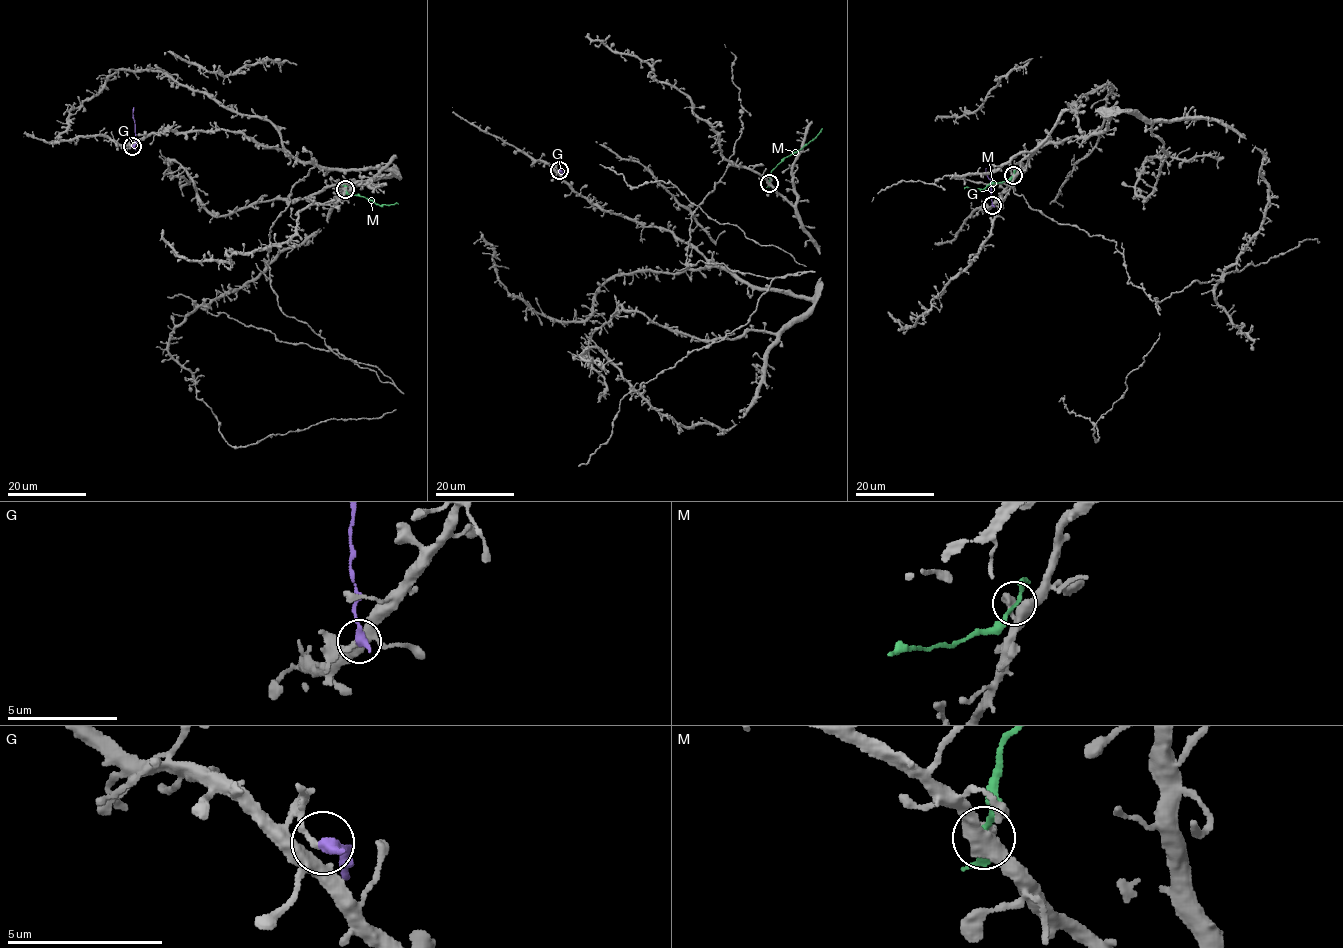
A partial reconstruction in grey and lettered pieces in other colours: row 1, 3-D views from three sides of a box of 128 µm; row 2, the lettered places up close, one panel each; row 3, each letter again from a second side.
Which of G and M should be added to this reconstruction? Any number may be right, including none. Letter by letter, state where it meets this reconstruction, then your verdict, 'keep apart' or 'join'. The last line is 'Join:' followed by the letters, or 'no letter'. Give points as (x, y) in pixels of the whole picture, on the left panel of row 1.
G: contact (132, 146); keep apart
M: contact (345, 189); keep apart
Join: no letter

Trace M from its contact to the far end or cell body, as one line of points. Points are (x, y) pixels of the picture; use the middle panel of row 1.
M: (769, 183), (773, 169), (822, 128)

